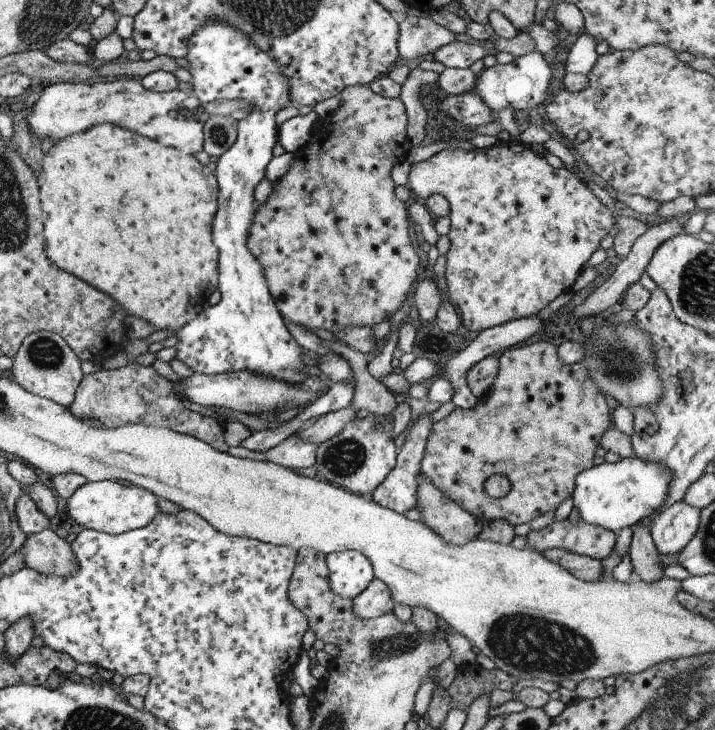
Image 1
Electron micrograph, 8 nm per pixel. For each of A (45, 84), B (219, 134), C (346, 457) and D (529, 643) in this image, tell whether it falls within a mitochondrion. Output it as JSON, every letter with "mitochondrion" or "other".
{"A":"other","B":"mitochondrion","C":"mitochondrion","D":"mitochondrion"}

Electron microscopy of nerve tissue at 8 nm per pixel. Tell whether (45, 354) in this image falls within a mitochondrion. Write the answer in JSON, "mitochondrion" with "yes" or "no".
{"mitochondrion":"yes"}

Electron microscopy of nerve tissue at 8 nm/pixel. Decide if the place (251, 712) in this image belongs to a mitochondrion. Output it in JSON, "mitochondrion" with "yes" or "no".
{"mitochondrion":"no"}

